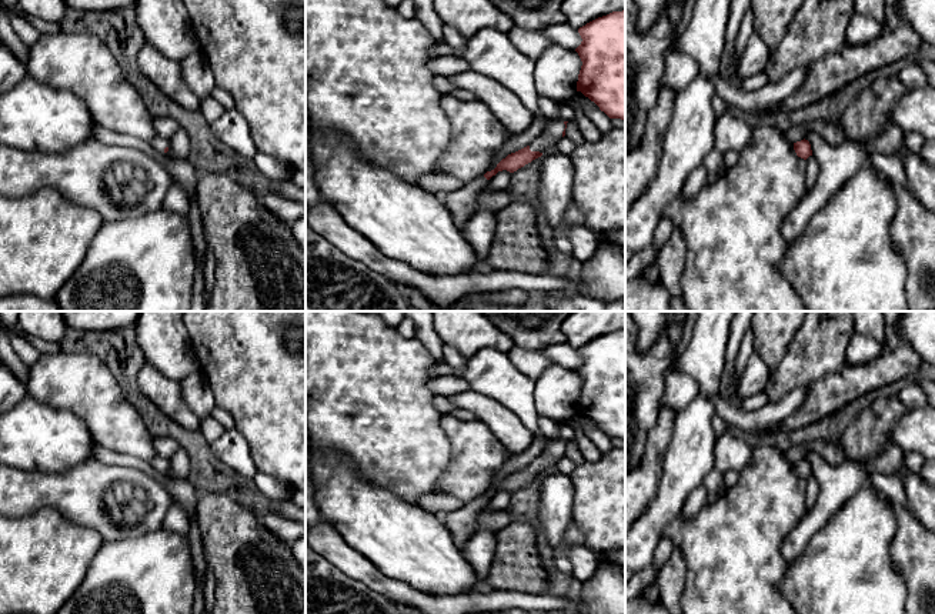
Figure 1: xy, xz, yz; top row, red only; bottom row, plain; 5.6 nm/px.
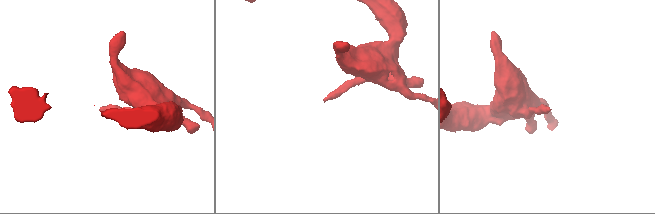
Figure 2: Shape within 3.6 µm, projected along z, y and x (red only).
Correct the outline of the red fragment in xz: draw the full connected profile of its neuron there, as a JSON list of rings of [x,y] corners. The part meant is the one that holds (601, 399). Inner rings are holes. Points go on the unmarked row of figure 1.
[[[625,330],[612,331],[578,348],[582,358],[575,368],[582,386],[577,411],[594,421],[610,438],[625,440]]]

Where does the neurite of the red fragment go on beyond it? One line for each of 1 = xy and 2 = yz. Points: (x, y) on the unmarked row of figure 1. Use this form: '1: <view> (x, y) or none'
1: xy (157, 463)
2: none

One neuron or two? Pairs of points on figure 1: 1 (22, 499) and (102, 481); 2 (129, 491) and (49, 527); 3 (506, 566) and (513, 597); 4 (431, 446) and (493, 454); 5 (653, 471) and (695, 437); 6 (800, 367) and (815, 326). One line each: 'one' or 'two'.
1: one
2: two
3: two
4: two
5: two
6: one

